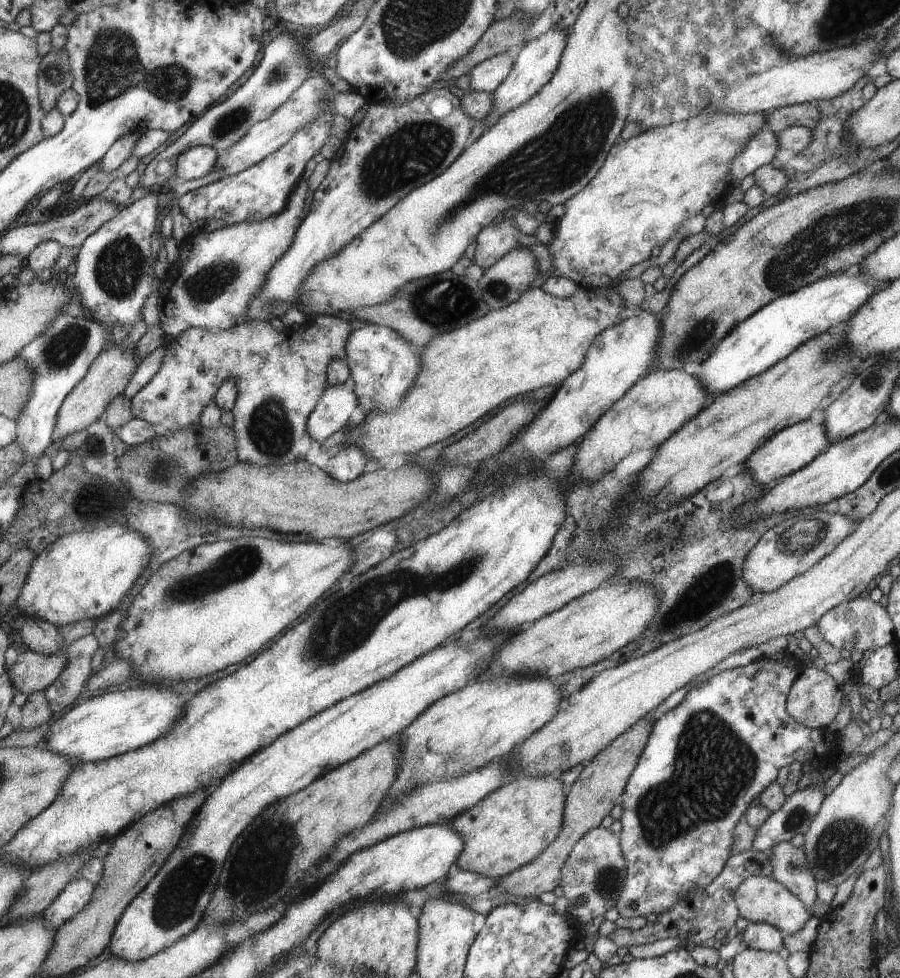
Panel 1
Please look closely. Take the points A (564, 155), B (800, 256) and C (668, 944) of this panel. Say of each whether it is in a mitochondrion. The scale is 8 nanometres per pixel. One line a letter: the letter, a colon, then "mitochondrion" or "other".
A: mitochondrion
B: mitochondrion
C: other

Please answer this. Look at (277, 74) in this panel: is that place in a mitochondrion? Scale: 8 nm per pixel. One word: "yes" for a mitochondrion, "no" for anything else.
yes

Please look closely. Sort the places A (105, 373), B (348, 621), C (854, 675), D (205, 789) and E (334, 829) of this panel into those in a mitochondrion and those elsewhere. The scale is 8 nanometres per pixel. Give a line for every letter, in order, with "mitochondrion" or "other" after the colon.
A: other
B: mitochondrion
C: other
D: other
E: other

